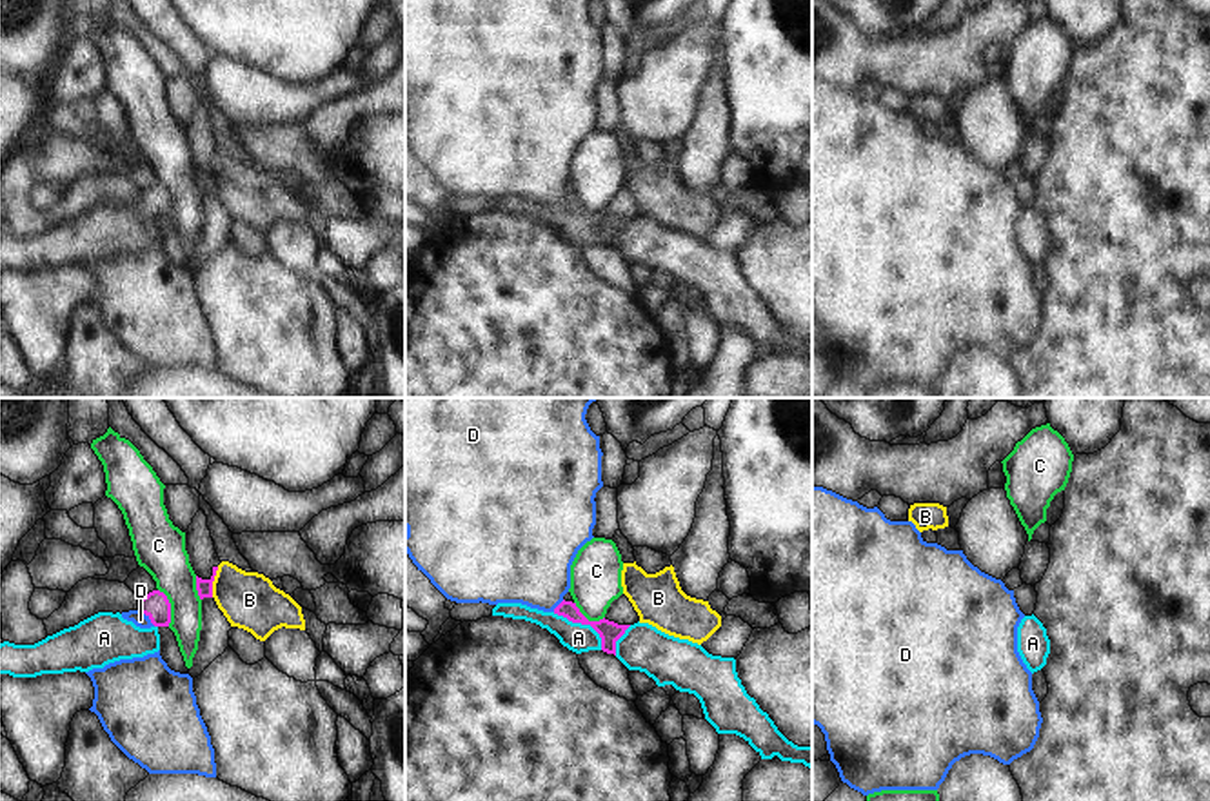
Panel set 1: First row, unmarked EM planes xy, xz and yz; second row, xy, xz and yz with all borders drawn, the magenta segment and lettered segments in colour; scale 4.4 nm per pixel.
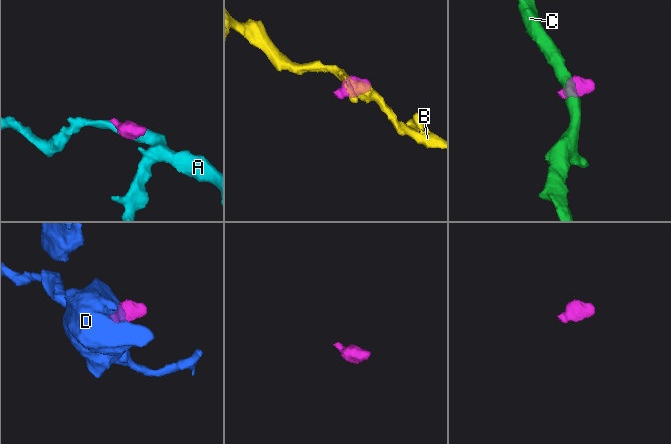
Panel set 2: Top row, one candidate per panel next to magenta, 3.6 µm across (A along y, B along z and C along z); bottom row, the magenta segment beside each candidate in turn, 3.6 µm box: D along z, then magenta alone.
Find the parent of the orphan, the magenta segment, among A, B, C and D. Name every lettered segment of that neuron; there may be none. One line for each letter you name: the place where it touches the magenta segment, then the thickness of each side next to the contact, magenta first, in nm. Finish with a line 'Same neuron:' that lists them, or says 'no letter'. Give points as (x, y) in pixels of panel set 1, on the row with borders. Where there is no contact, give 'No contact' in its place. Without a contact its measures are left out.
D: Touches magenta at xy (149, 618). Thickness 120 nm (magenta) against 70 nm
Same neuron: D.

